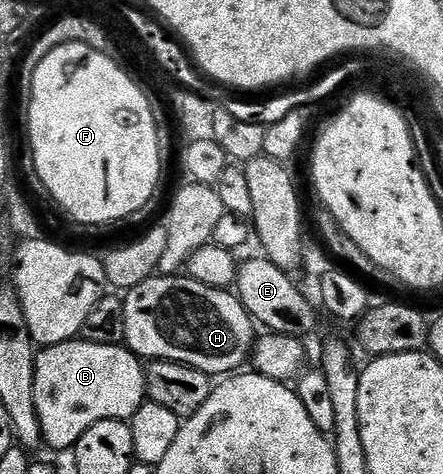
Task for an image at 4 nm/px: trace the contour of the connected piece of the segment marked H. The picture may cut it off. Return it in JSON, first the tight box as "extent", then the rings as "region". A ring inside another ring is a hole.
{"extent":[124,273,255,377],"region":[[[158,273],[143,281],[143,285],[135,285],[124,300],[127,313],[124,346],[142,360],[182,363],[211,377],[225,377],[240,372],[253,354],[255,320],[232,290],[211,289],[181,273]]]}

